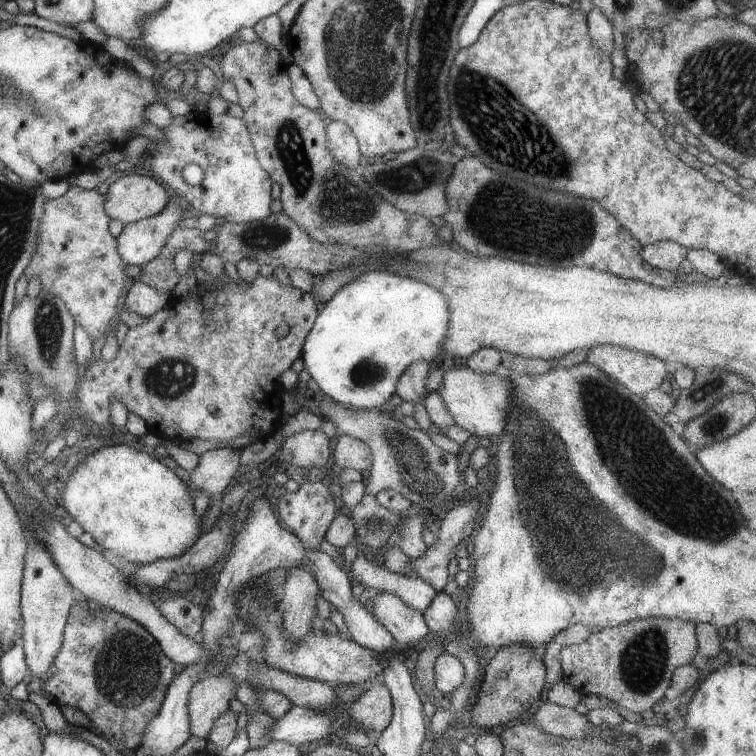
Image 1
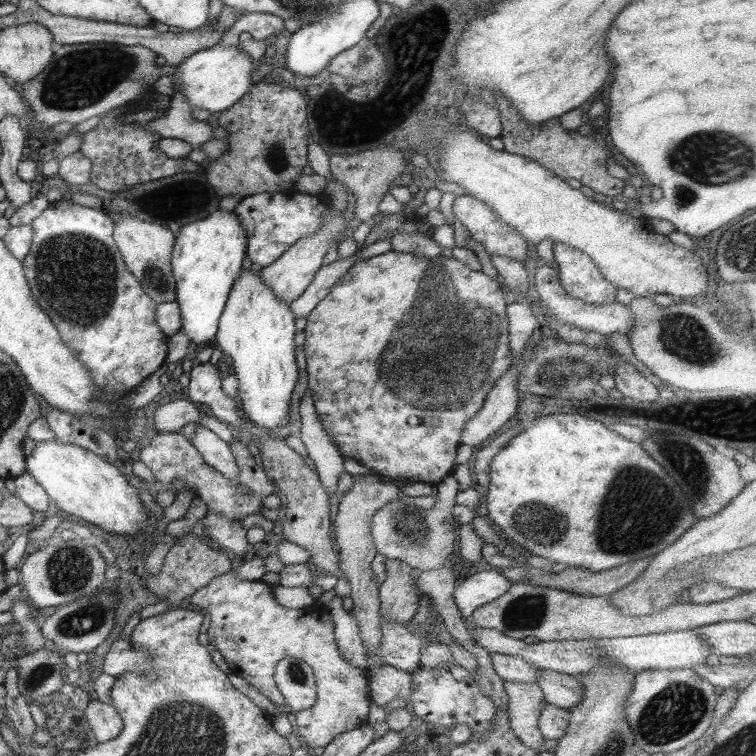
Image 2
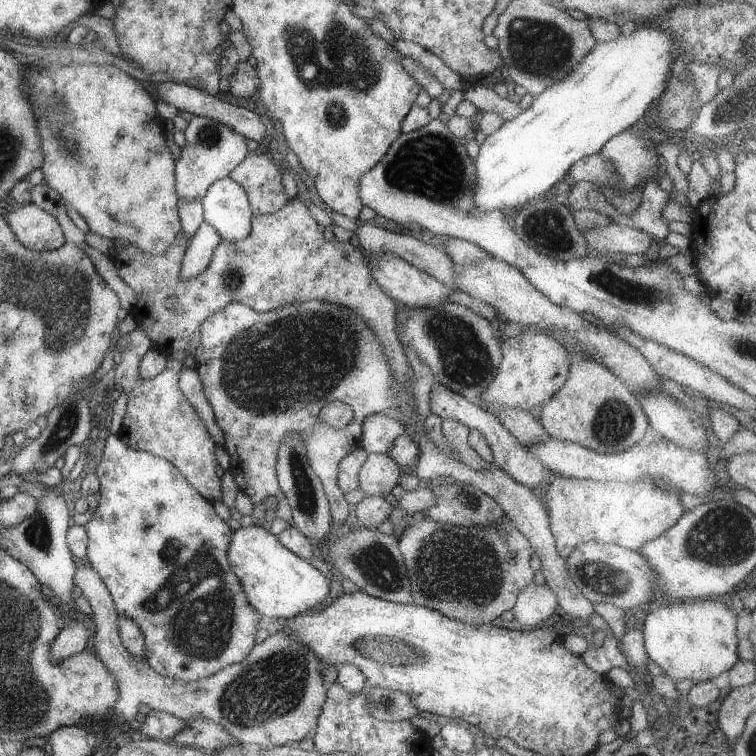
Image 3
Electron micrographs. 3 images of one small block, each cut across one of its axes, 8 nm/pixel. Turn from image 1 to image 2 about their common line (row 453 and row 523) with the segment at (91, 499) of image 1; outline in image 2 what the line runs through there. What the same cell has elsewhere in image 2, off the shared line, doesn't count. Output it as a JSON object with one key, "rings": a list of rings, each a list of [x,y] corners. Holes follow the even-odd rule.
{"rings":[[[58,440],[36,443],[25,461],[27,474],[44,487],[60,511],[96,524],[104,531],[144,537],[142,530],[148,525],[146,504],[140,500],[137,488],[129,484],[121,470],[116,468],[116,464],[78,445],[60,443]]]}

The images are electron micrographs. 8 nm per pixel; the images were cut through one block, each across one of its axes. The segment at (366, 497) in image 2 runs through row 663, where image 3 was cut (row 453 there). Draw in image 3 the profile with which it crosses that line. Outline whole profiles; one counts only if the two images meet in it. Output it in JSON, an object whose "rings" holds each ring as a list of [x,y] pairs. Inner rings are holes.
{"rings":[[[369,453],[368,458],[364,461],[360,474],[358,475],[358,487],[365,492],[366,495],[386,496],[400,484],[403,469],[392,460],[387,453]]]}

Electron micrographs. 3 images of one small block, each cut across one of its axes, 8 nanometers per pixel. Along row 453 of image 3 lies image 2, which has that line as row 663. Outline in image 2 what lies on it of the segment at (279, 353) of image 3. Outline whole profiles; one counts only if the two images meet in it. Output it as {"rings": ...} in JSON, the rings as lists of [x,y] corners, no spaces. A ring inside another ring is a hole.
{"rings":[[[236,571],[214,578],[214,582],[196,590],[191,595],[190,603],[204,609],[210,614],[209,642],[221,652],[228,663],[229,671],[242,677],[248,684],[260,690],[275,706],[284,709],[285,699],[276,687],[273,675],[278,662],[283,658],[296,657],[305,660],[313,669],[316,685],[317,700],[314,706],[294,713],[295,730],[310,750],[326,747],[338,734],[344,734],[359,728],[367,721],[370,711],[371,694],[369,680],[352,663],[344,661],[342,653],[336,645],[334,621],[325,604],[305,606],[300,609],[284,608],[274,599],[275,585],[264,583],[262,580],[244,580],[236,575]]]}

